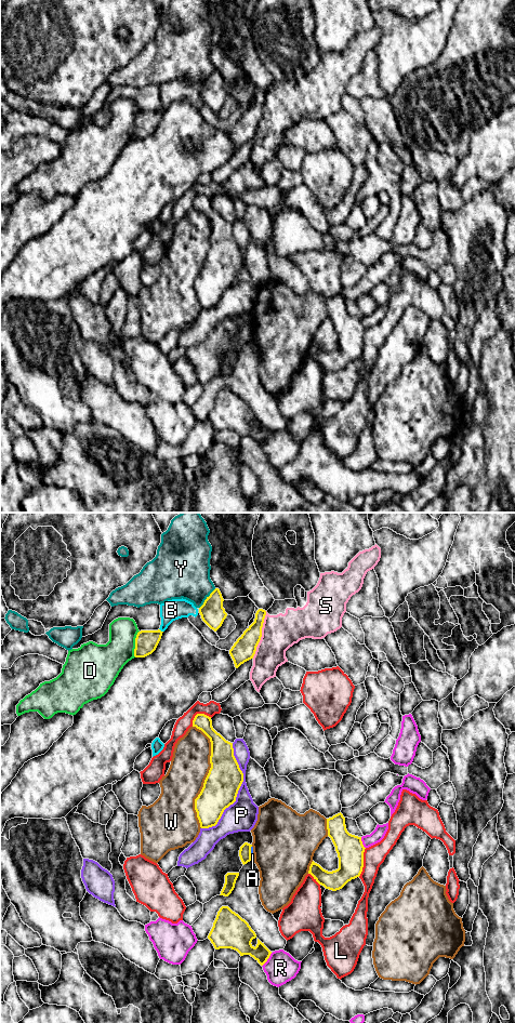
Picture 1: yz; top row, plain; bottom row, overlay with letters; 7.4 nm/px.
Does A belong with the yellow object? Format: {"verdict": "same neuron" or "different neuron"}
{"verdict": "different neuron"}

